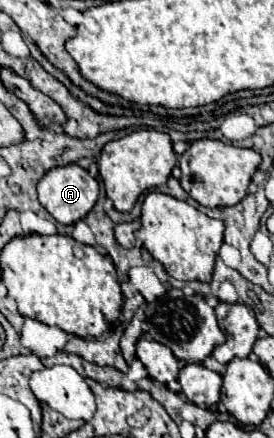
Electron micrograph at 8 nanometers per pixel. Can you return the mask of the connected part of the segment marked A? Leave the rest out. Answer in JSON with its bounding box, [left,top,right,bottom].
[37,164,99,224]

